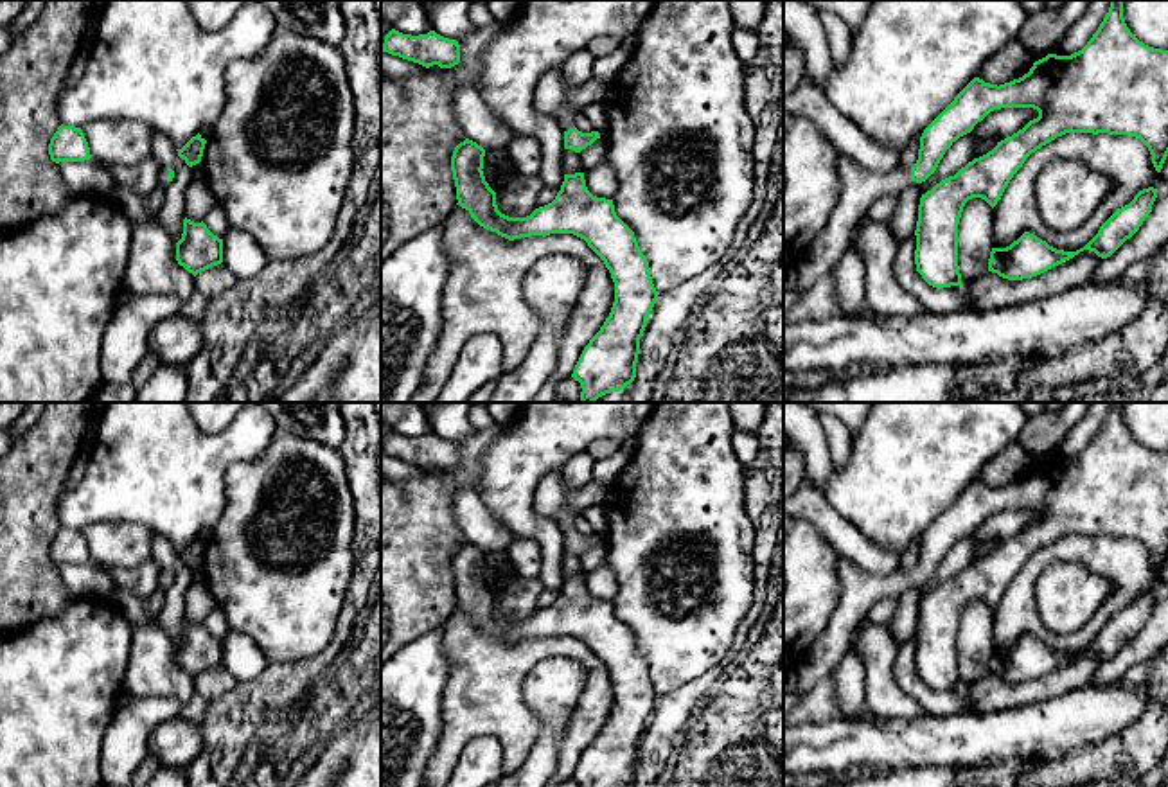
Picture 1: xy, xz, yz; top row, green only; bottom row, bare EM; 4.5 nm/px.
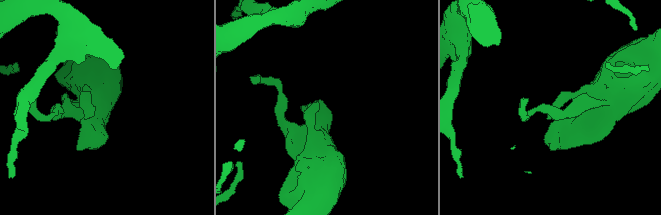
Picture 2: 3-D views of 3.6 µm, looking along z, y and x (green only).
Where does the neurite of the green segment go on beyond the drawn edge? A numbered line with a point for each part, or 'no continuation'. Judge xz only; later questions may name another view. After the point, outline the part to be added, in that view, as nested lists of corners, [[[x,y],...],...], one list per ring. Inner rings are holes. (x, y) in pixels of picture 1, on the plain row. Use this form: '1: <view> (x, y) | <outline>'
1: xz (566, 521) | [[[568,508],[559,519],[557,525],[561,526],[562,534],[568,534],[573,530],[575,521],[580,517],[579,512]]]

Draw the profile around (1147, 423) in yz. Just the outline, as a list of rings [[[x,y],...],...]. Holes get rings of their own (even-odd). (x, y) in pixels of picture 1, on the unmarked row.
[[[1123,402],[1123,420],[1139,444],[1168,453],[1168,402]]]

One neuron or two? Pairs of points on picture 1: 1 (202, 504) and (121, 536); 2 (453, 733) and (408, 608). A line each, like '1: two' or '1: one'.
1: two
2: two

